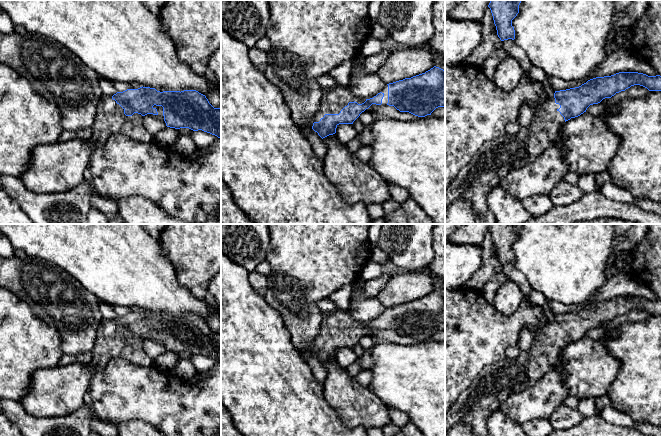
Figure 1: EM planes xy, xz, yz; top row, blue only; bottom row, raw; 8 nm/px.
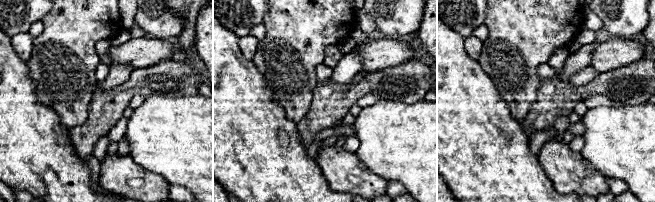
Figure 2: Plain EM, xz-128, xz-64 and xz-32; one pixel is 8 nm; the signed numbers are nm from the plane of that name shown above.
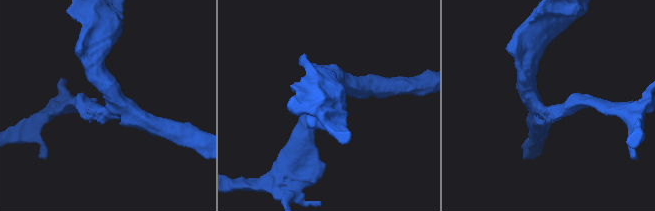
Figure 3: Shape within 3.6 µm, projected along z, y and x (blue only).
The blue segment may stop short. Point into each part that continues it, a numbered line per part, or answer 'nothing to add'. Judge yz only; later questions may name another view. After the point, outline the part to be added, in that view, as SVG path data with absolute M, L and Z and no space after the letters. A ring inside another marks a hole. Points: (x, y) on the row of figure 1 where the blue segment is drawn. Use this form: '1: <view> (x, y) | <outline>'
1: yz (496, 158) | M552 97L539 111L534 113L530 125L520 128L514 136L504 135L485 143L470 163L463 167L450 186L445 190L445 211L456 200L471 203L475 224L497 224L495 217L487 208L488 193L500 184L501 180L513 169L519 169L536 160L555 140L560 128L565 123L564 117Z

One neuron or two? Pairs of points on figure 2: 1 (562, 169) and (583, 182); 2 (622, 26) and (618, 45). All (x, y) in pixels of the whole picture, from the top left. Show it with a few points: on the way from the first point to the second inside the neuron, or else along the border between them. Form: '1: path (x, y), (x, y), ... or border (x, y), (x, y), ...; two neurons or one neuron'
1: path (567, 169), (578, 177); one neuron
2: border (617, 37), (629, 38); two neurons

